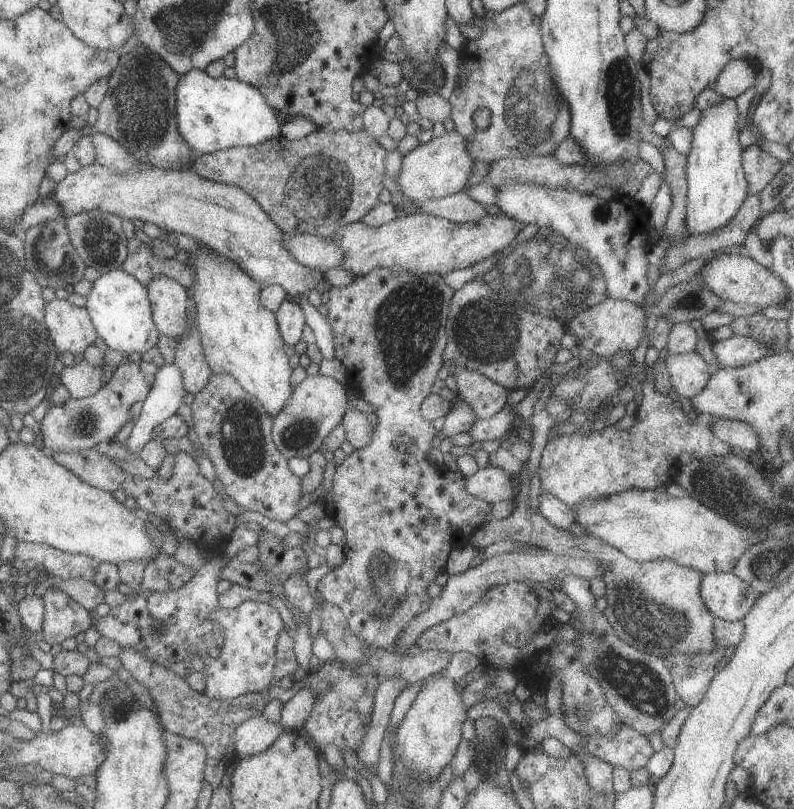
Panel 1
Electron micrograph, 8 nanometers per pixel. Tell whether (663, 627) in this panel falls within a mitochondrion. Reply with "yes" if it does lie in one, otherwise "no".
yes

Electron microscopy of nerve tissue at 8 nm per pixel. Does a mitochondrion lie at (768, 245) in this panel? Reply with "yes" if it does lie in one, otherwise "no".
no

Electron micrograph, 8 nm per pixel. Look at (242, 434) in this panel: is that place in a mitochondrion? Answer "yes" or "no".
yes

